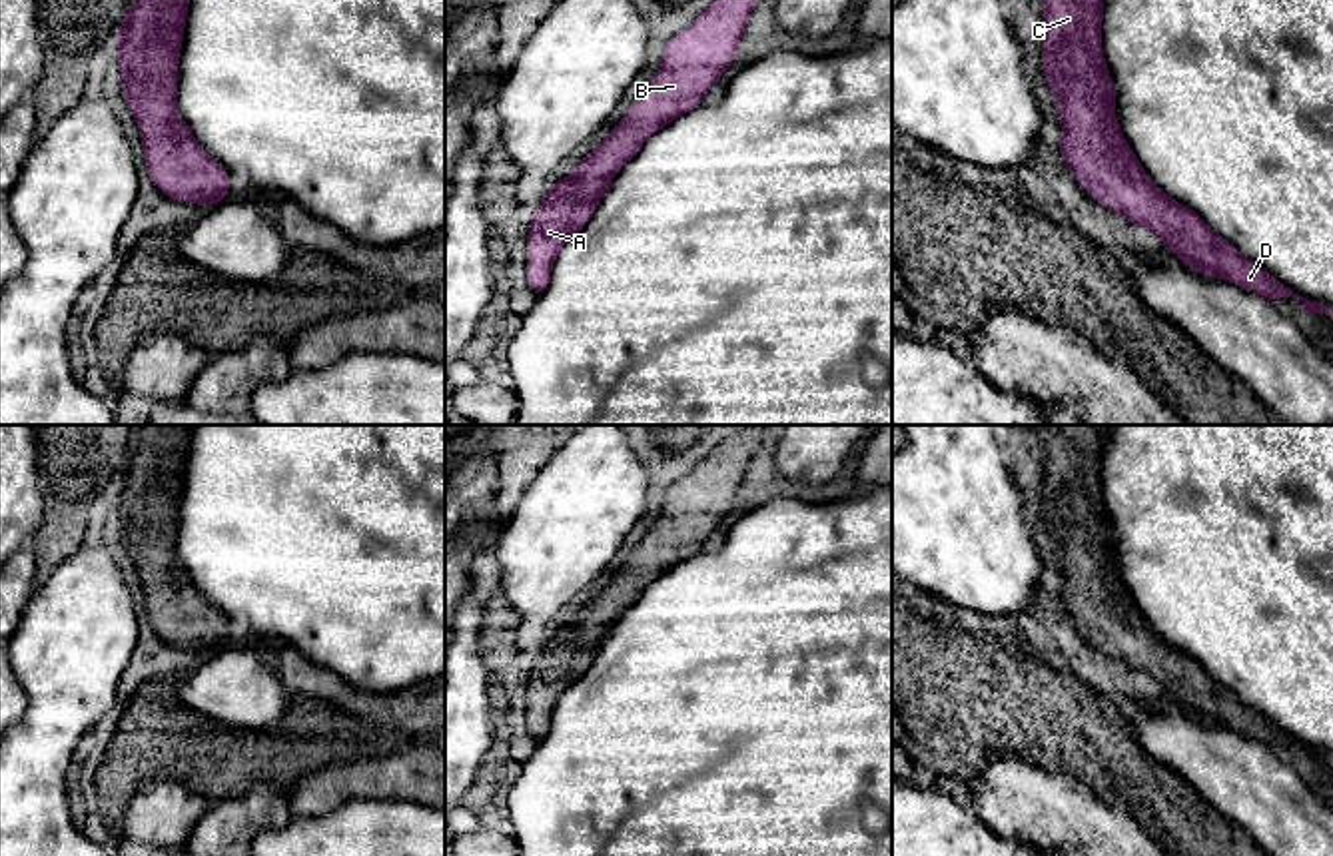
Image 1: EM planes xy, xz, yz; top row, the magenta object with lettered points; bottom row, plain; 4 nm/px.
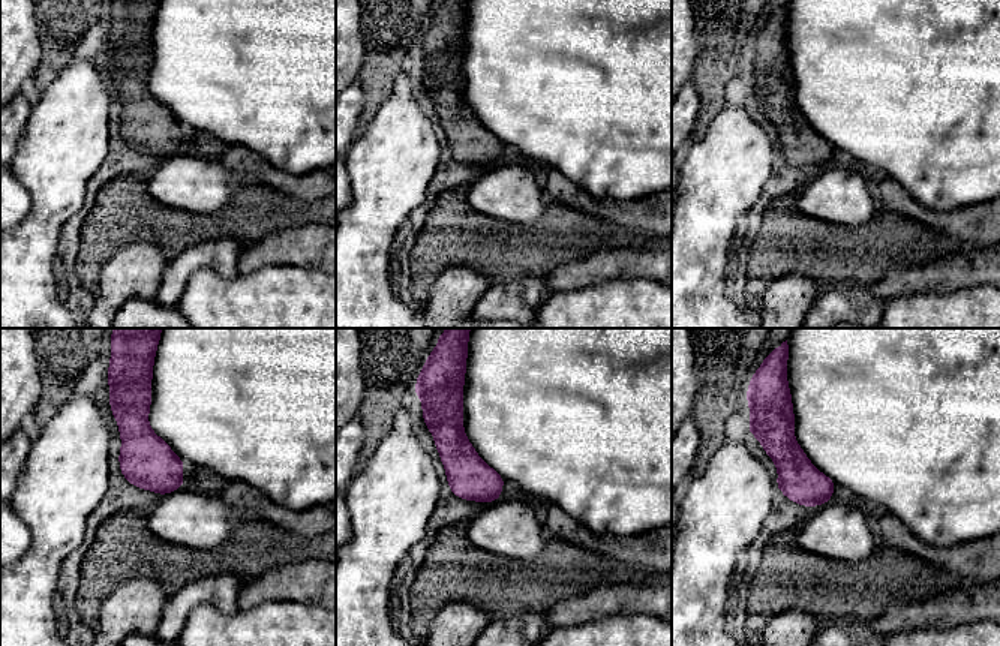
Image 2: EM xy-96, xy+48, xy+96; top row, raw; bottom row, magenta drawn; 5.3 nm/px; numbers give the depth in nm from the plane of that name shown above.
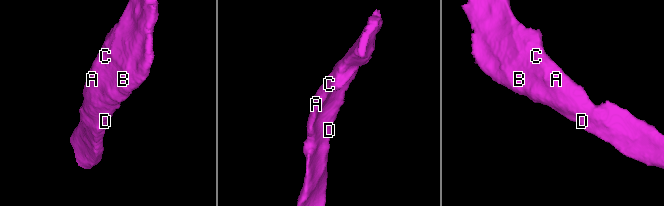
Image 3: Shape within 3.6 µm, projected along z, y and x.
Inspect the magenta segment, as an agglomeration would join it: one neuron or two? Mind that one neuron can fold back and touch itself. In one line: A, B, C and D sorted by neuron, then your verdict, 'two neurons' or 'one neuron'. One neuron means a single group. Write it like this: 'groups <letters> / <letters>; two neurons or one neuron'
groups A B C D; one neuron

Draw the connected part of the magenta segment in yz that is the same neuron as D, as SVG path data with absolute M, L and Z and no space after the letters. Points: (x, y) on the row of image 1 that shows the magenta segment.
M1044 0L1044 6L1042 60L1046 86L1056 100L1062 122L1060 156L1066 170L1078 178L1090 196L1098 204L1121 214L1135 227L1153 229L1179 261L1197 273L1231 281L1273 303L1283 295L1301 299L1305 319L1319 313L1333 315L1327 305L1293 293L1241 255L1233 243L1219 237L1191 208L1171 200L1143 172L1115 122L1115 92L1102 50L1104 0Z

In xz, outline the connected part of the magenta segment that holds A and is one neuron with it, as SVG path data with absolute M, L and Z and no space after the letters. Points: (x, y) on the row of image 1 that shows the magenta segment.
M714 0L688 28L666 42L661 66L629 106L625 118L573 172L549 184L527 221L525 277L543 293L559 249L593 217L603 194L641 146L668 122L702 104L730 68L758 0Z

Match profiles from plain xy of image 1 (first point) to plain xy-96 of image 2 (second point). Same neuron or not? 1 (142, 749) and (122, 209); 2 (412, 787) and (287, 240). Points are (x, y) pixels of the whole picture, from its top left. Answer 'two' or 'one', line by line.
1: one
2: one

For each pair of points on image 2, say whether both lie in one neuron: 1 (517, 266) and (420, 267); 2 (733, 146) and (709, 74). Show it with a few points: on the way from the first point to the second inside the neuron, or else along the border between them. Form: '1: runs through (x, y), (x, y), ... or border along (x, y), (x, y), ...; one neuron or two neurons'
1: runs through (494, 254), (444, 254); one neuron
2: border along (724, 105), (700, 135); two neurons

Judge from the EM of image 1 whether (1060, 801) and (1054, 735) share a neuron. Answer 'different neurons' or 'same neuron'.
different neurons

